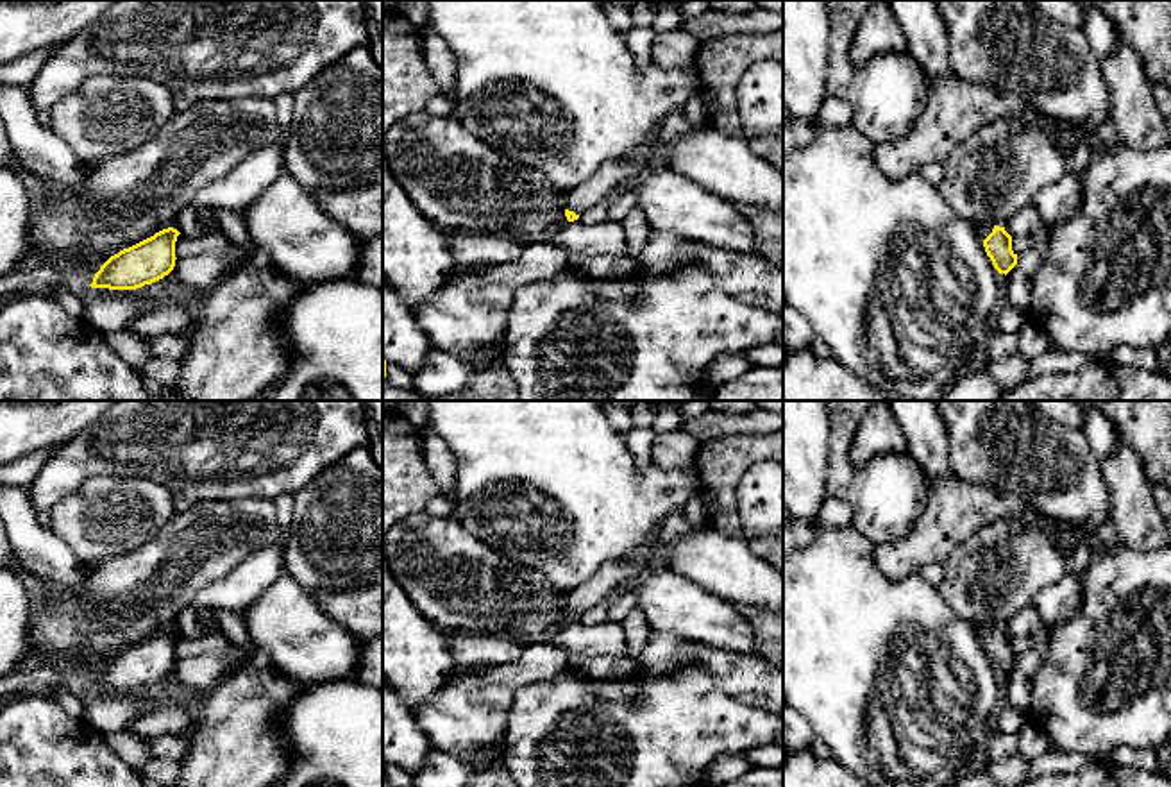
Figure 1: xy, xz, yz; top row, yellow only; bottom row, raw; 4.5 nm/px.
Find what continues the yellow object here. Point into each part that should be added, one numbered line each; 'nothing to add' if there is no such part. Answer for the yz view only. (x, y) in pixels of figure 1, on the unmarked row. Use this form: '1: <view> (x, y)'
1: yz (984, 630)

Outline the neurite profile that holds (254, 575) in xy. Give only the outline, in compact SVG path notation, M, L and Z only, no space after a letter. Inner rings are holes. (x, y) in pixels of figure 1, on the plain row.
M282 537L268 547L254 551L231 574L197 592L193 608L241 612L282 576L284 549Z

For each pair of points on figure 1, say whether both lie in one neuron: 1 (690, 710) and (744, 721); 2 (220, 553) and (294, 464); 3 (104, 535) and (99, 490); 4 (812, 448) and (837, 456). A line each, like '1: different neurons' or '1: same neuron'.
1: same neuron
2: different neurons
3: same neuron
4: different neurons

